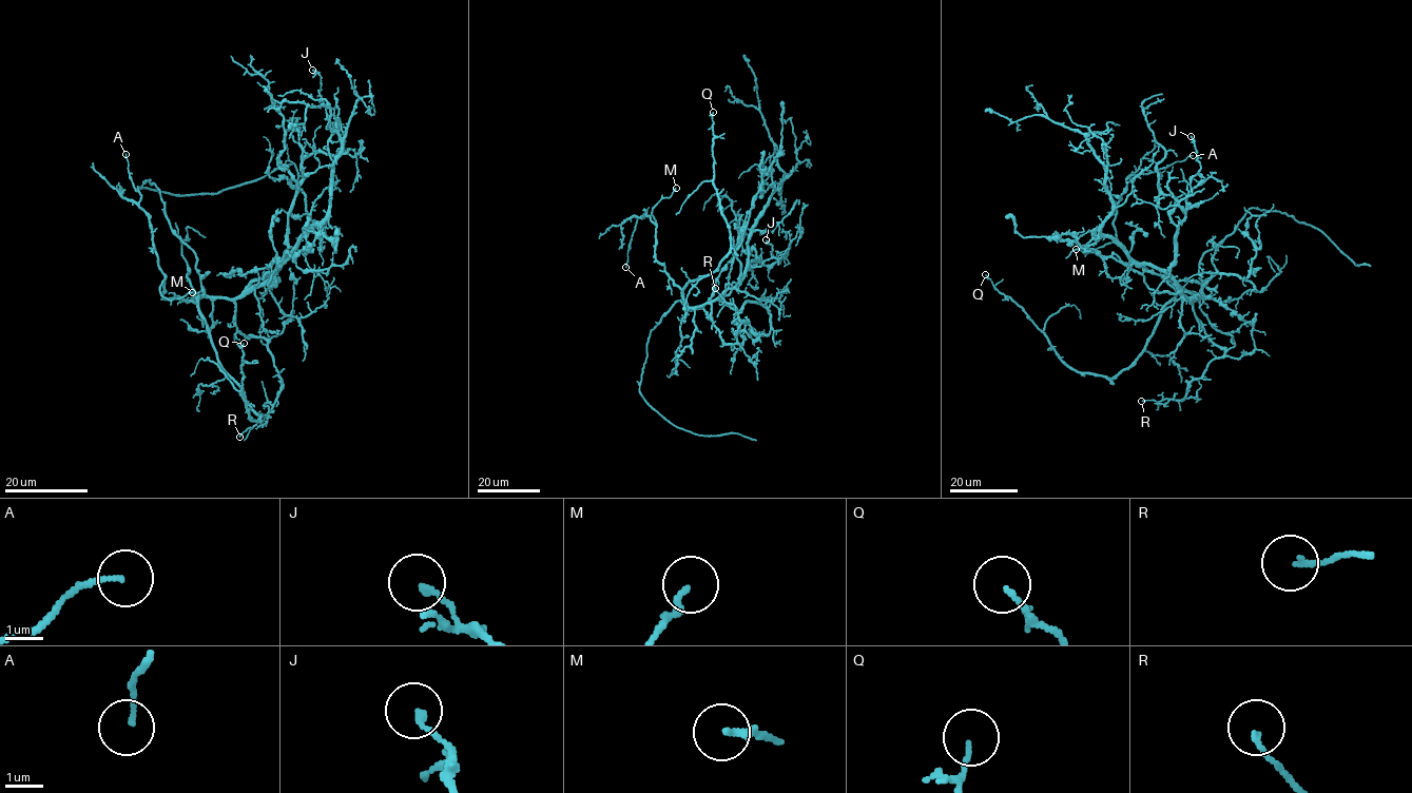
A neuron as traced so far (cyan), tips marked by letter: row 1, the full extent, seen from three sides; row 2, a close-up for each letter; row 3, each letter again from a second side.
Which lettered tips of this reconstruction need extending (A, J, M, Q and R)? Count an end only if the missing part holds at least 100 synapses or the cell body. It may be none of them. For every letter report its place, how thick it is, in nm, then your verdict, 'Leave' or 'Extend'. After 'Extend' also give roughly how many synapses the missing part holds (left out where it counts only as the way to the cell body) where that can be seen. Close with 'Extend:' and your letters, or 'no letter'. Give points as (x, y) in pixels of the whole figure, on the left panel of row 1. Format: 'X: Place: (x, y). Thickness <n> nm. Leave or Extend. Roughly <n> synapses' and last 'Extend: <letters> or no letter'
A: Place: (126, 154). Thickness 120 nm. Leave
J: Place: (312, 70). Thickness 150 nm. Leave
M: Place: (192, 292). Thickness 170 nm. Leave
Q: Place: (244, 343). Thickness 110 nm. Leave
R: Place: (239, 437). Thickness 110 nm. Leave
Extend: no letter

